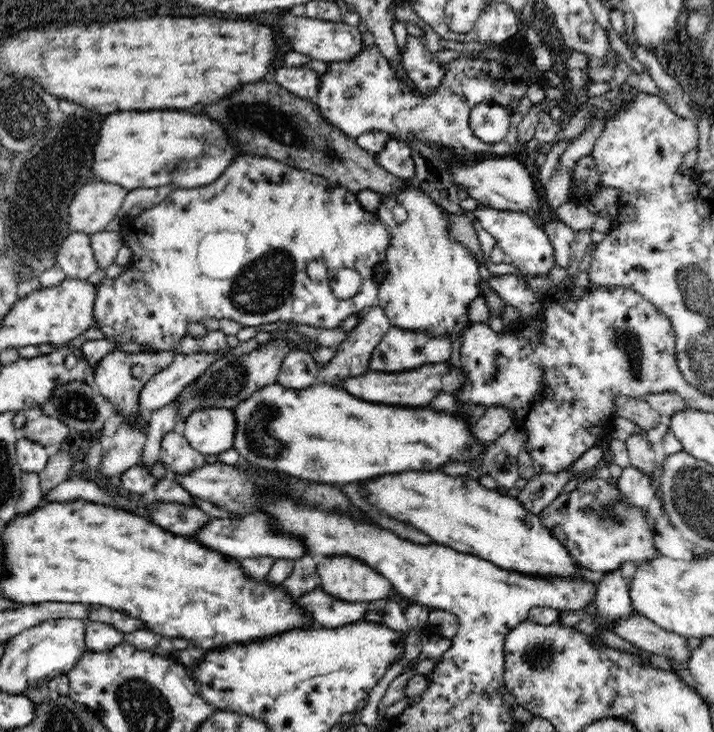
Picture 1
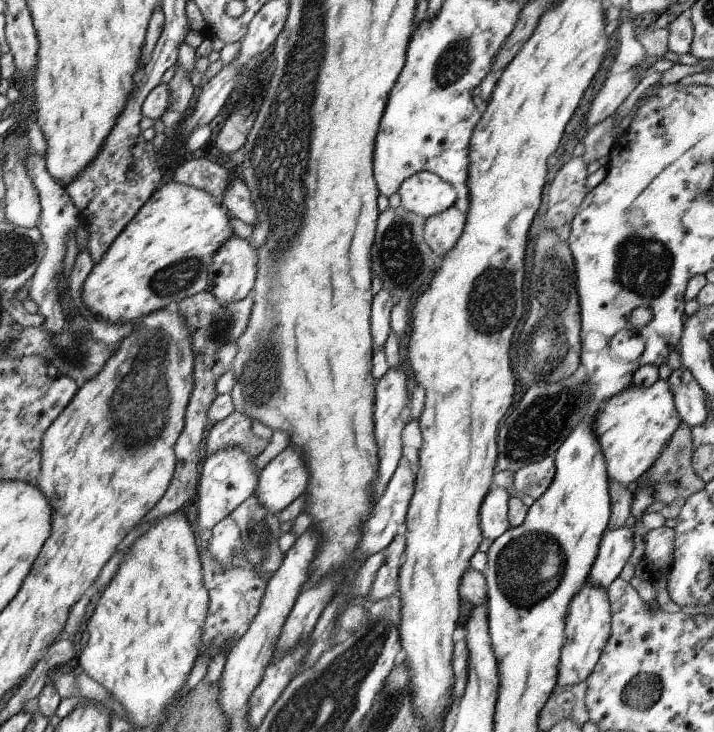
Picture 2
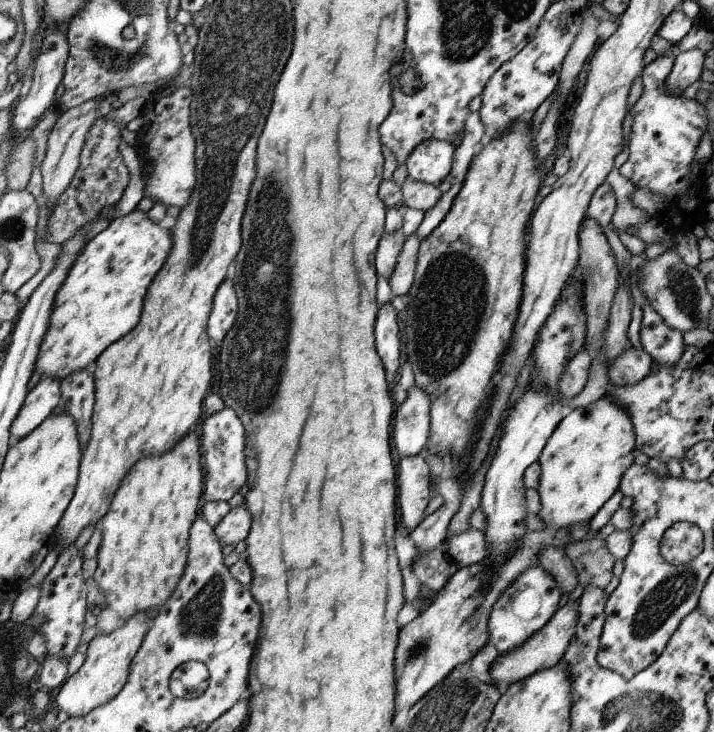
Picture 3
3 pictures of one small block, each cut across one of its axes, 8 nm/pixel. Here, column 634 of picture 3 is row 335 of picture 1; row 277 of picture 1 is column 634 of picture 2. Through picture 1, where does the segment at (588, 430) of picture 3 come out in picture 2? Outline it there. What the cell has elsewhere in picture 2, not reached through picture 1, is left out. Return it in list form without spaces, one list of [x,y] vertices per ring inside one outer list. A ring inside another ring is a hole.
[[[658,379],[650,387],[632,384],[606,400],[594,418],[594,434],[606,460],[609,480],[633,487],[638,478],[658,460],[681,422],[674,394],[666,380]]]

